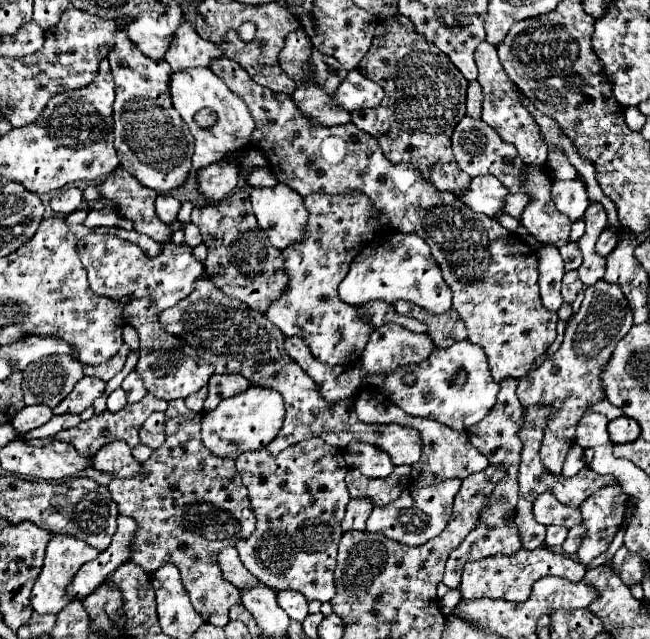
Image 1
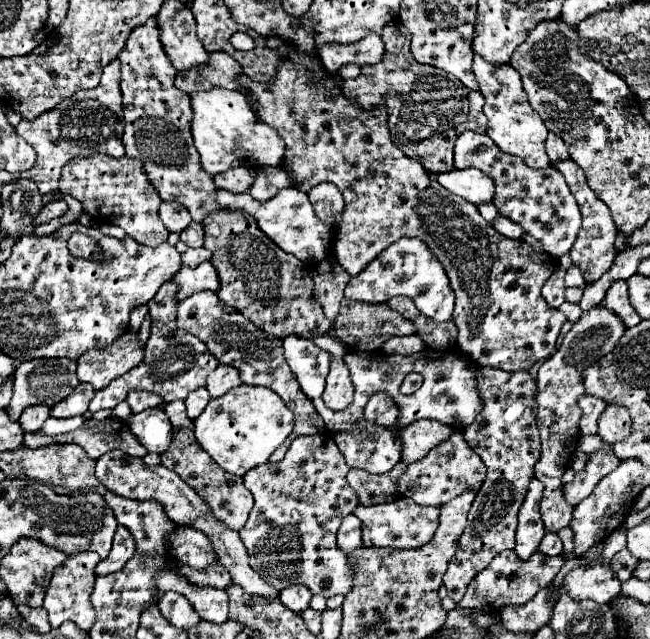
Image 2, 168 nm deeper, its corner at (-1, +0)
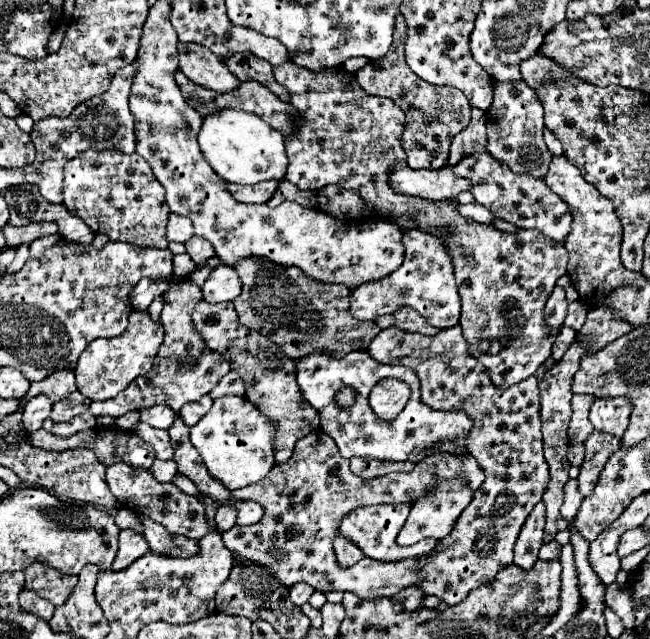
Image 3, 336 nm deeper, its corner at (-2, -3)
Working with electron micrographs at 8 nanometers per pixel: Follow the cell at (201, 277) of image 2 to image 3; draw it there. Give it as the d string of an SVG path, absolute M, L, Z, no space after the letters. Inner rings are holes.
M220 264L206 278L206 282L202 286L202 300L208 304L228 302L240 294L240 288L242 288L242 284L240 284L234 268Z

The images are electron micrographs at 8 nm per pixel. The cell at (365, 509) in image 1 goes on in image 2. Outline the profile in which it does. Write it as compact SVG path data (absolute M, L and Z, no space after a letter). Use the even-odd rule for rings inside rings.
M347 515L337 531L337 547L343 553L351 553L361 547L361 521L355 515Z

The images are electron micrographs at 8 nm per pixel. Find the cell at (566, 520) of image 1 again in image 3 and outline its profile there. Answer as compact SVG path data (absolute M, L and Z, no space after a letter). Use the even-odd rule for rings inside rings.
M576 338L568 352L562 356L560 362L556 362L548 372L546 376L540 380L540 402L542 402L542 408L540 408L540 416L542 416L542 434L544 434L544 456L546 456L546 462L550 466L550 482L544 490L544 504L546 504L546 528L544 528L544 542L550 542L554 540L554 536L560 532L560 530L566 530L568 528L568 522L562 518L560 514L560 504L562 504L562 486L568 482L568 470L570 470L570 464L568 464L568 446L570 446L570 438L568 438L568 424L570 424L570 416L572 416L572 408L570 408L570 398L572 398L572 378L574 374L578 372L580 368L580 360L588 354L586 346L580 346L580 340Z

